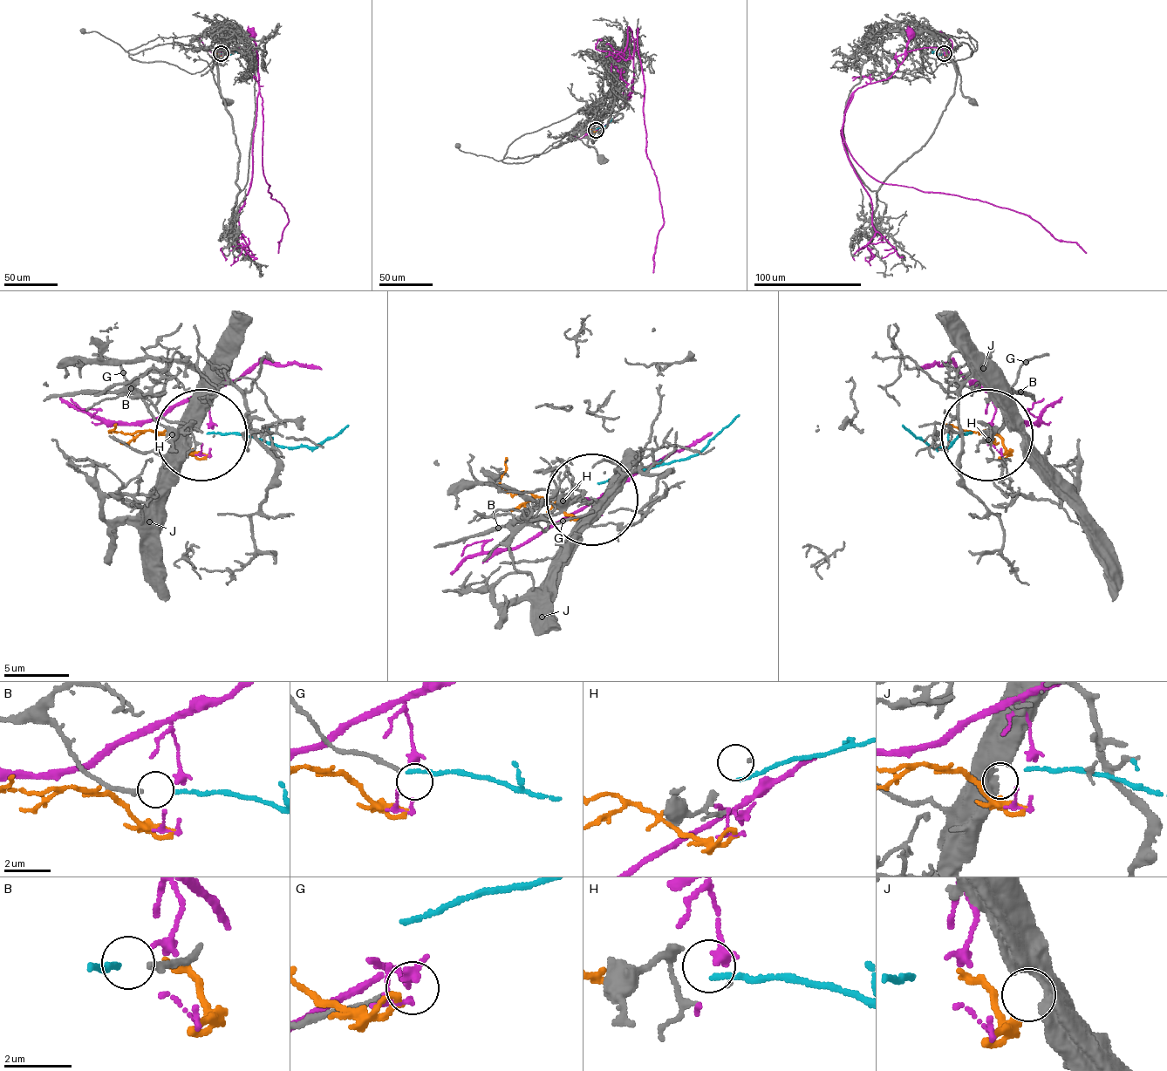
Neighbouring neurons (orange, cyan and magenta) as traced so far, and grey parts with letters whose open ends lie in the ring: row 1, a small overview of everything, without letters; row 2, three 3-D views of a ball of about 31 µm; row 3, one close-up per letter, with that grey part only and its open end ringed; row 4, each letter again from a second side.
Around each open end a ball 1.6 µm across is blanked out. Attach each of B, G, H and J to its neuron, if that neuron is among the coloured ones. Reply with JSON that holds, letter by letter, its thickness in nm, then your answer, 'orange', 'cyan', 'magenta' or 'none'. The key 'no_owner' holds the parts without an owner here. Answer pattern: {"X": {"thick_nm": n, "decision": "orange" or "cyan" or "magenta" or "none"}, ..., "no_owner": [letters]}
{"B": {"thick_nm": 200, "decision": "cyan"}, "G": {"thick_nm": 140, "decision": "none"}, "H": {"thick_nm": 70, "decision": "none"}, "J": {"thick_nm": 550, "decision": "orange"}, "no_owner": ["G", "H"]}

